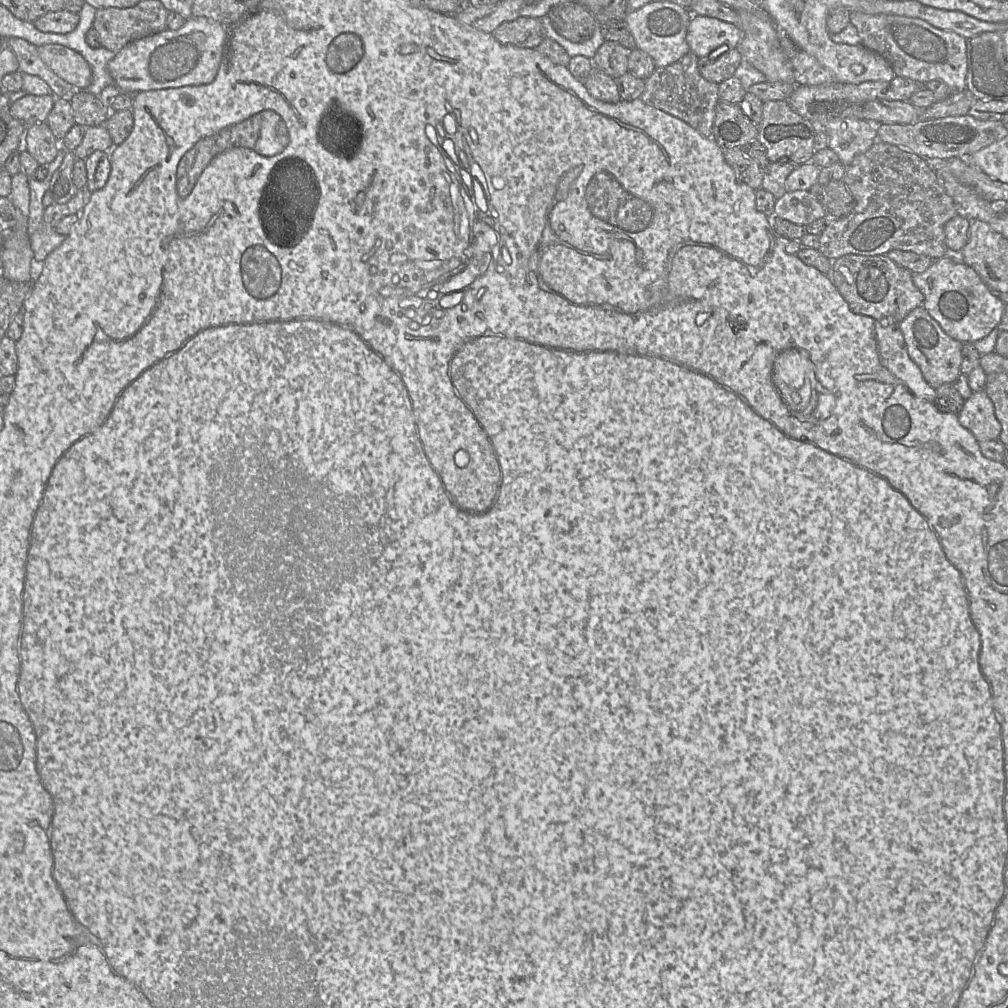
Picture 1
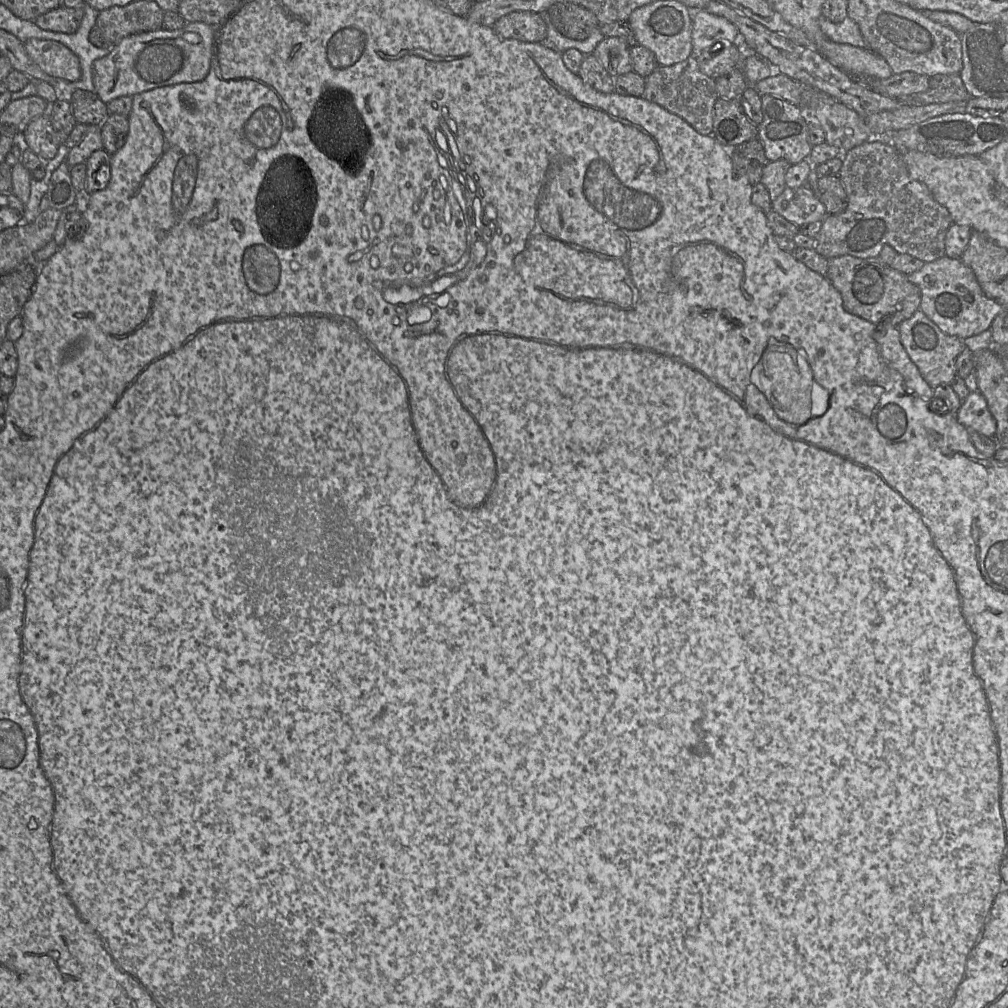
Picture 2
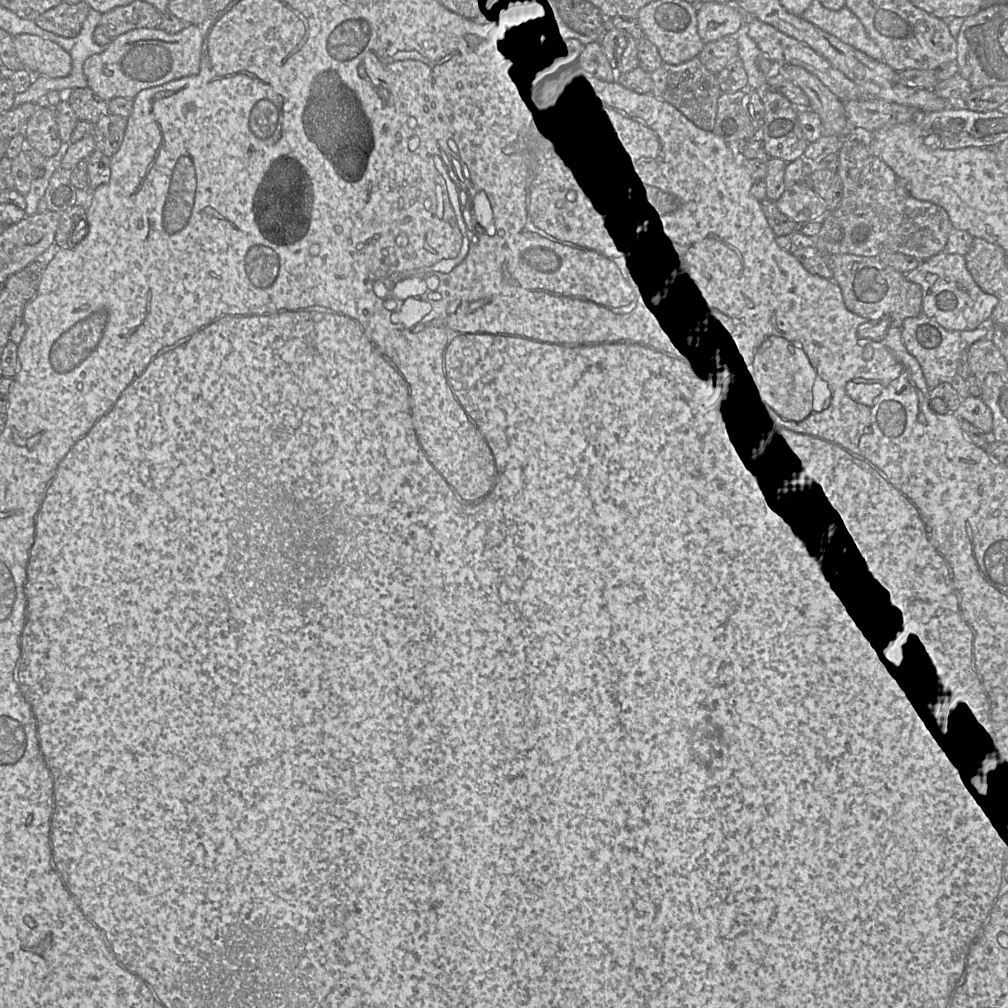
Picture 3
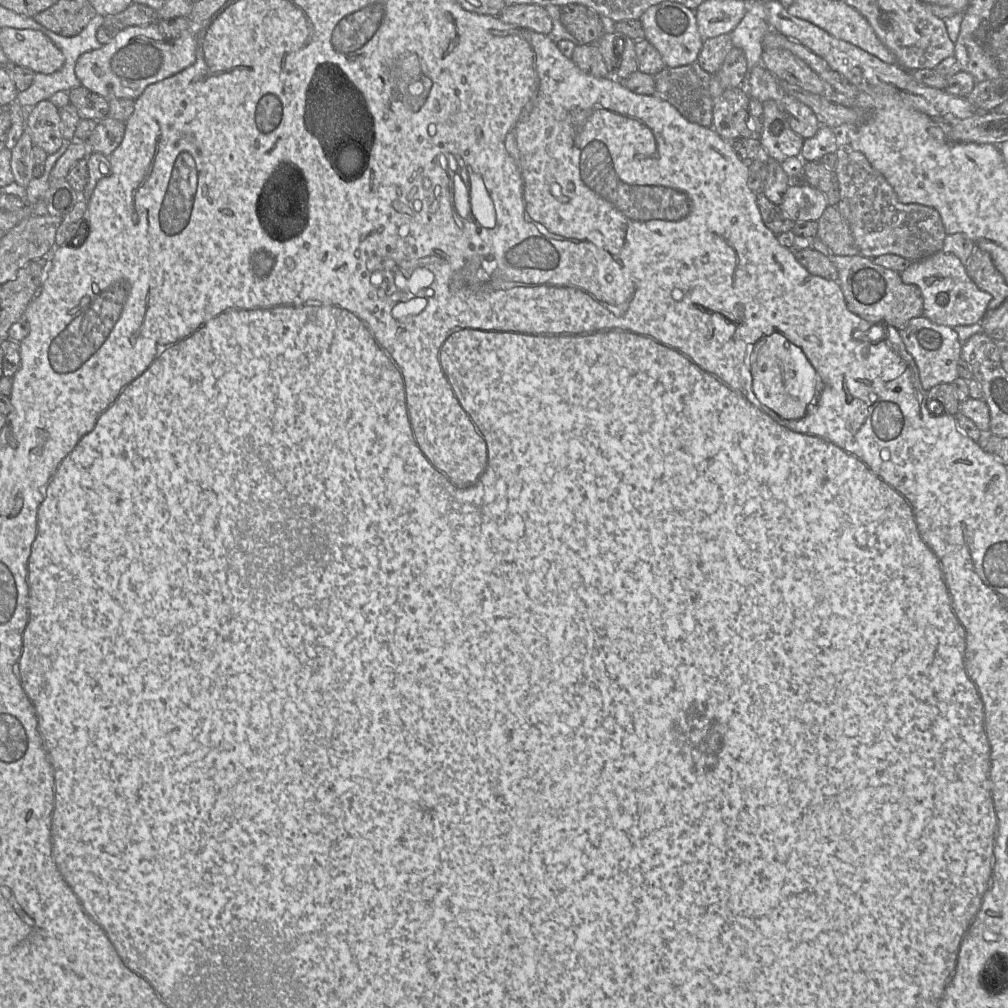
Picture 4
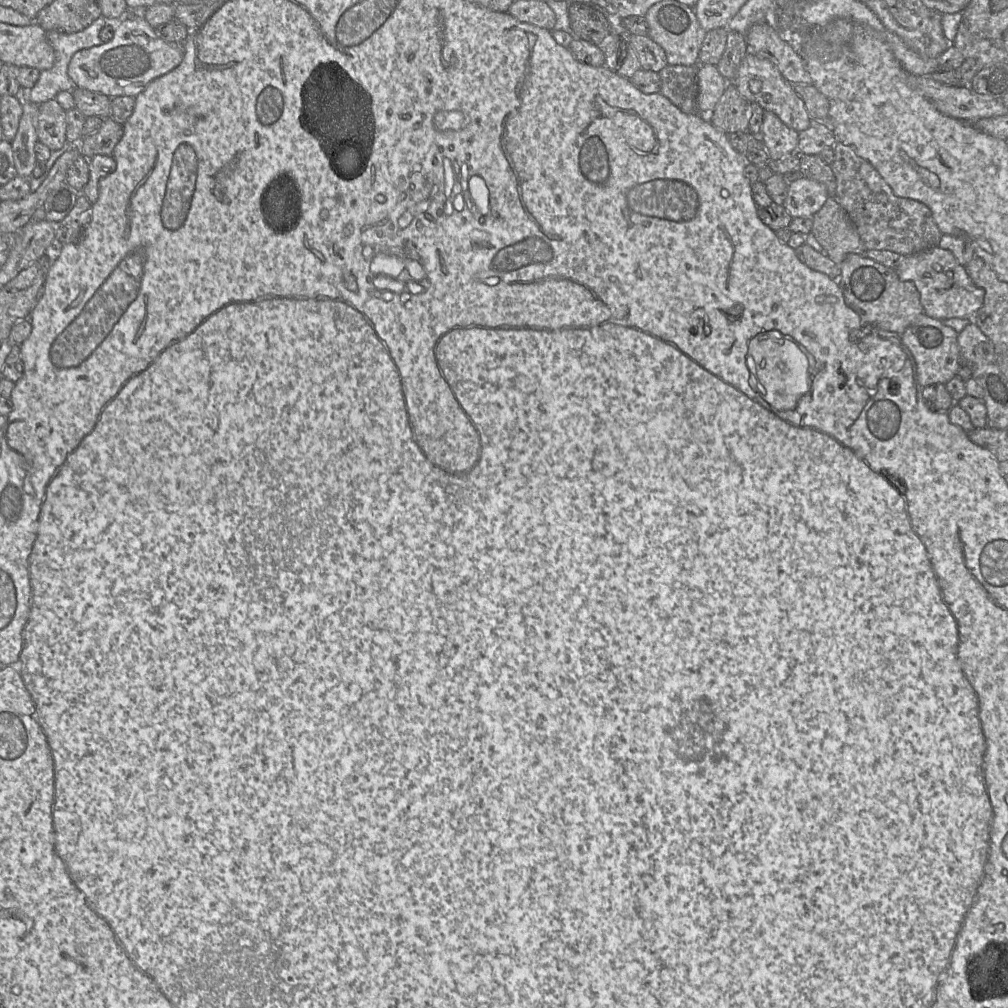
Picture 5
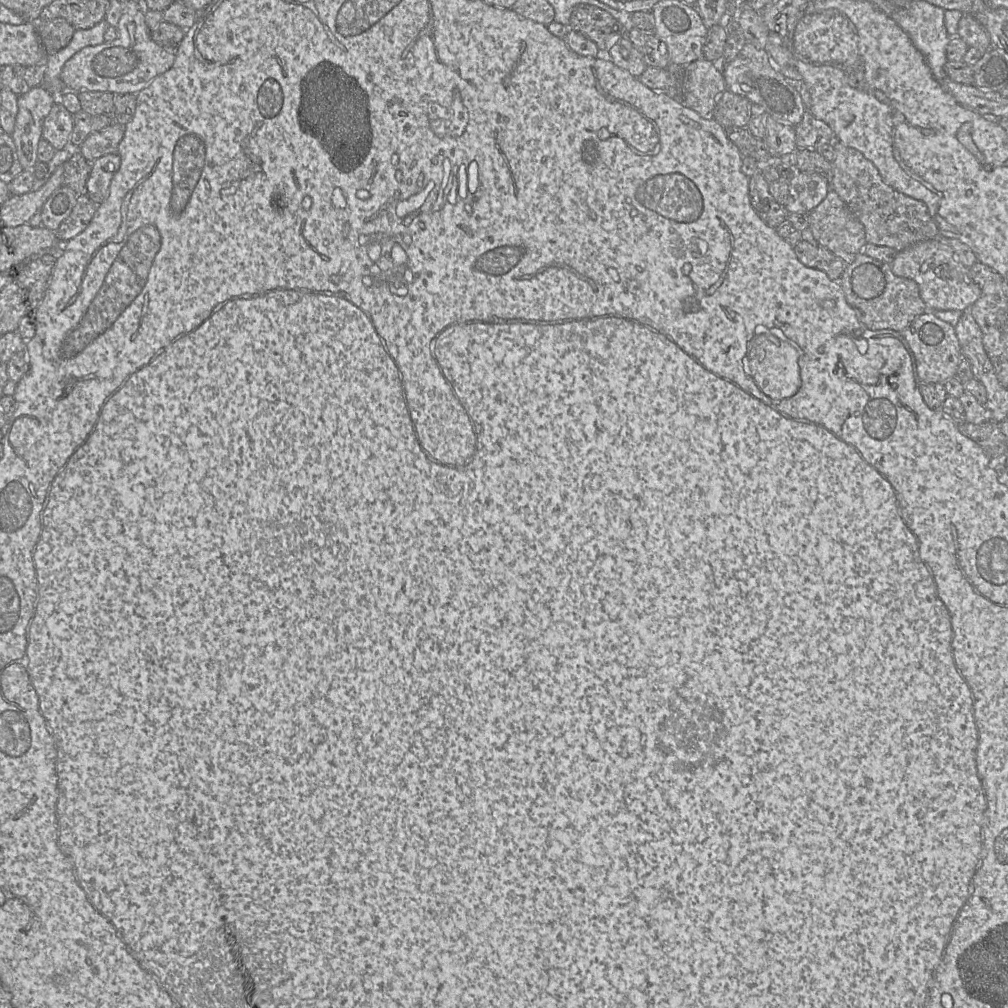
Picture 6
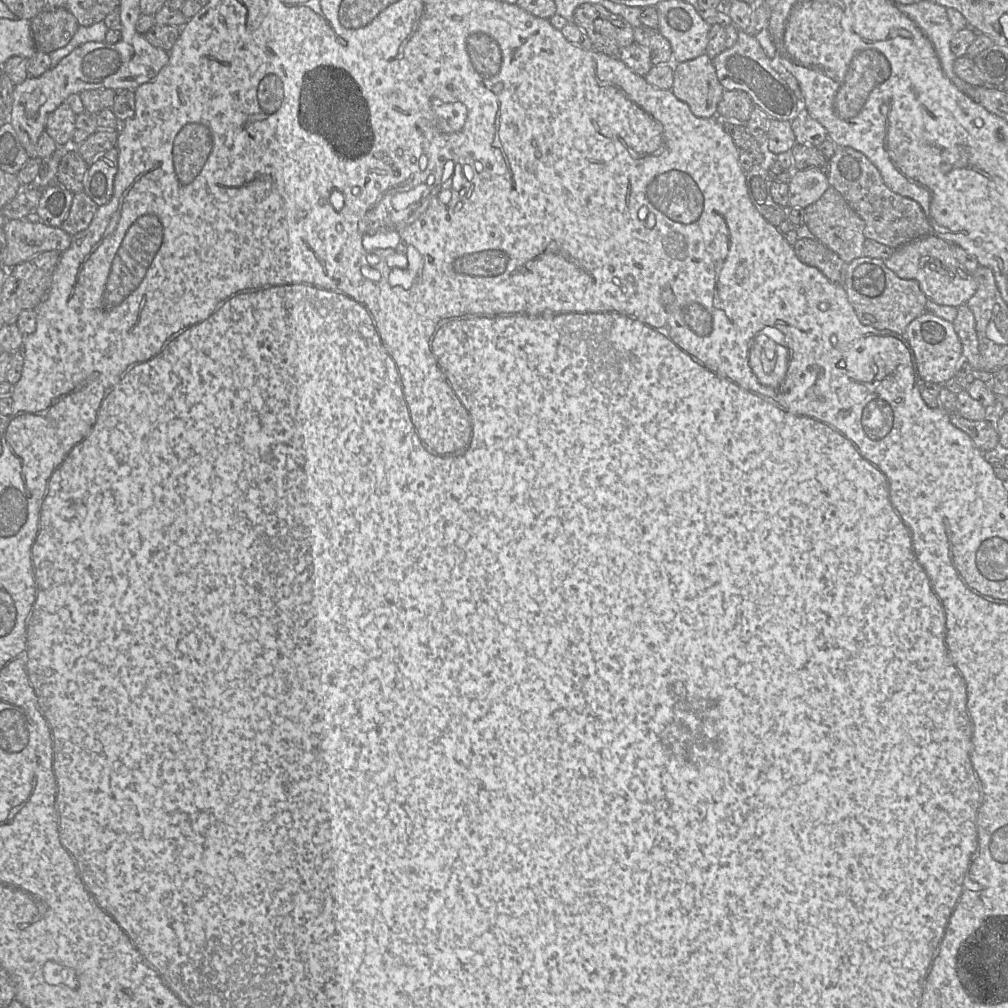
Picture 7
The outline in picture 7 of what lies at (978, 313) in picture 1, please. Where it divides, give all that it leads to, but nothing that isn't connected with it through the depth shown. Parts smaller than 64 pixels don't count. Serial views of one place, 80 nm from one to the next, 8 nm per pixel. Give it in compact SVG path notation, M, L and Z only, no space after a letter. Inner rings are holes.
M933 234L915 239L895 249L883 262L898 277L916 280L926 298L939 305L957 308L966 304L977 290L973 275L956 259L953 246Z

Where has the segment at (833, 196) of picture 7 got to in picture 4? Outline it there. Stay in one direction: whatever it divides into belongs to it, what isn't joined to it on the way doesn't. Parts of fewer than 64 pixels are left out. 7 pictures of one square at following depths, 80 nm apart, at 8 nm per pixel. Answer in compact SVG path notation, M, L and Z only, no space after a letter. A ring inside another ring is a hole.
M828 205L817 220L817 238L832 255L858 255L848 222L838 209L838 205Z

